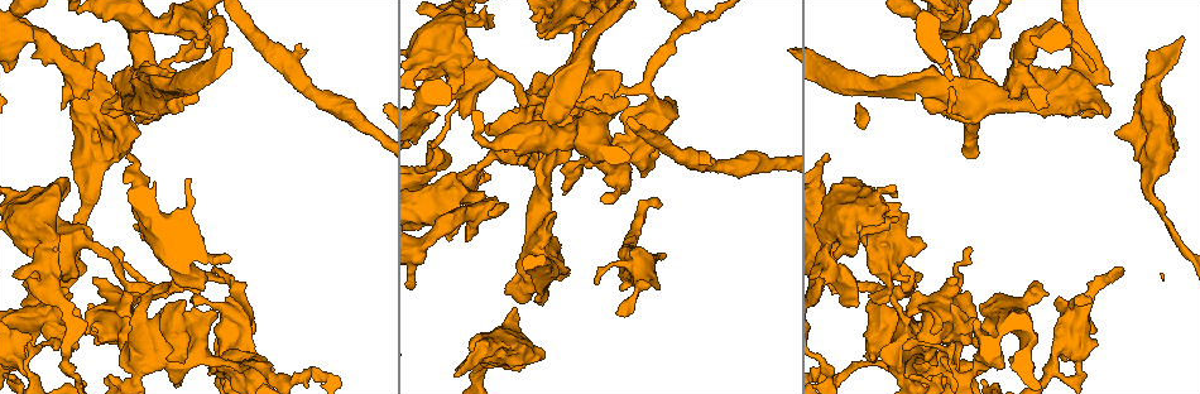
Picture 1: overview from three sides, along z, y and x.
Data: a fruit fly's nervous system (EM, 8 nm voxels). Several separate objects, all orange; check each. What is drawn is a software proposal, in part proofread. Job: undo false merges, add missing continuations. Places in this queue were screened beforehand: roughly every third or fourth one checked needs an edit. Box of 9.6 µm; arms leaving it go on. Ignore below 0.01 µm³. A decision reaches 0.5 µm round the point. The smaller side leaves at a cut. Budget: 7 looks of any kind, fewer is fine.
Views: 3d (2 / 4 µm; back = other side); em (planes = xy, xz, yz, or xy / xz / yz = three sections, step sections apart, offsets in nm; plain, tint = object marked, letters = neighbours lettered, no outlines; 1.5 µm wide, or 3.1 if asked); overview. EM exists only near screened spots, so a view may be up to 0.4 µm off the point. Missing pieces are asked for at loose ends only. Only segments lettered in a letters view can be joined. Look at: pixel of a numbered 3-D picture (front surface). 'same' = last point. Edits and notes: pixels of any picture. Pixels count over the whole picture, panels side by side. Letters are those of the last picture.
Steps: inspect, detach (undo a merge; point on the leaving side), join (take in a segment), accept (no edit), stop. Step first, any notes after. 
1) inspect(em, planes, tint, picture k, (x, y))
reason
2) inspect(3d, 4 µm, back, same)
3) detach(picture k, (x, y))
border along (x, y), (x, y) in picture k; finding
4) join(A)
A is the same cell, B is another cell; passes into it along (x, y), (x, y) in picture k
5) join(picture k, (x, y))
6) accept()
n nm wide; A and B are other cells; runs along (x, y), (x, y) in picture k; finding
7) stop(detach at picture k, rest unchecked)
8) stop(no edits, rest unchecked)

inspect(3d, 2 µm, picture 1, (451, 80))
abrupt turn

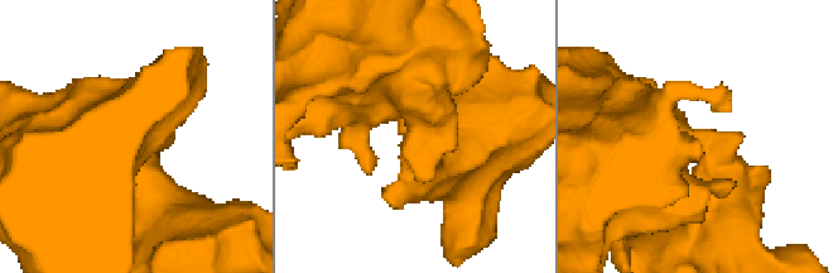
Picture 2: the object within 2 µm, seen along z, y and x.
inspect(em, xz, step 8, letters, picture 2, (419, 142))
arms of 500, 700 nm

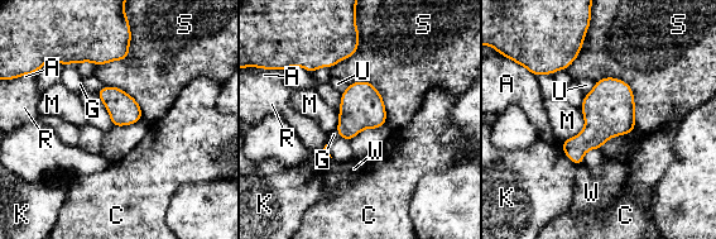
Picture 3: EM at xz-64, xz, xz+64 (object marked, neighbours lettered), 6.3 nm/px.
accept()
A, C, G, K, M, R, S, U and W are other cells; one neuron here

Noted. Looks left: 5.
inspect(3d, 4 µm, back, picture 1, (1024, 299))
sudden change in width

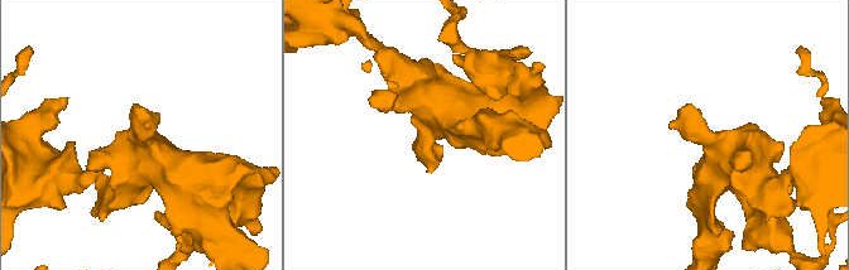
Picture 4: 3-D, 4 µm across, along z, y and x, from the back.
inspect(em, planes, letters, picture 4, (141, 133))

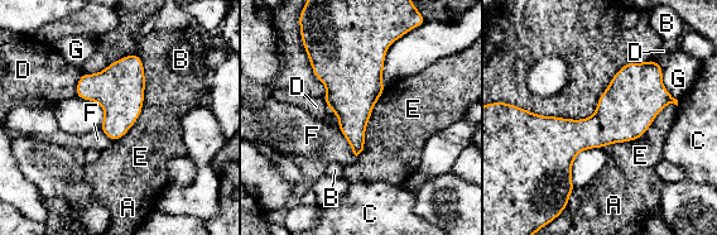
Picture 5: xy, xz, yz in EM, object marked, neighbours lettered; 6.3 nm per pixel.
accept()
E touches over 600 nm; A, B, C, D, E, F and G are other cells; all the same neuron

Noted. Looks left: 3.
inspect(3d, 4 µm, picture 1, (453, 376))
an open end

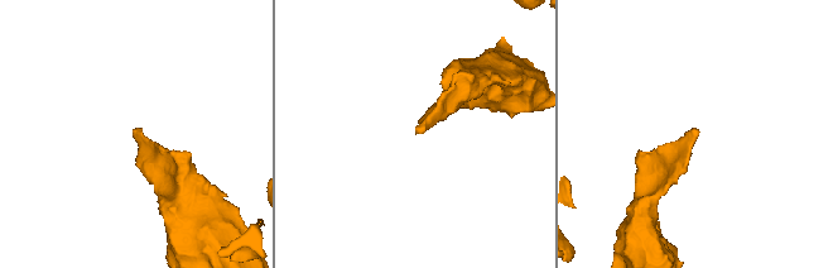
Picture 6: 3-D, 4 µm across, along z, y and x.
inspect(em, 3.1 µm, planes, tint, picture 6, (697, 130))

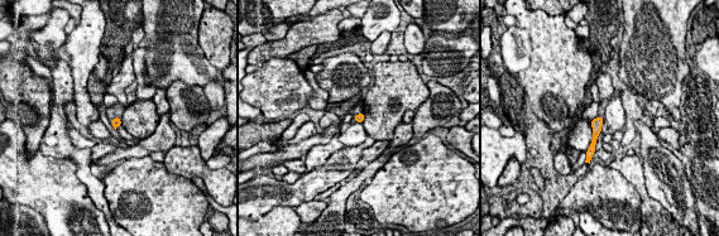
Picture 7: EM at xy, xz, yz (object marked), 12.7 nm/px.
inspect(em, 3.1 µm, planes, letters, same)
what lies round it

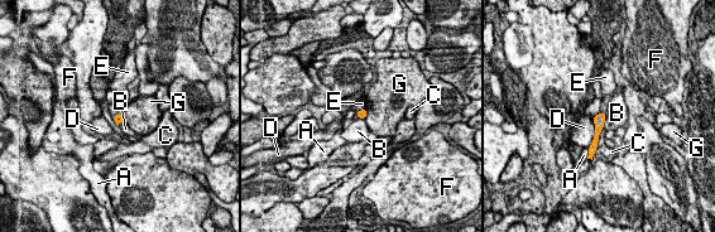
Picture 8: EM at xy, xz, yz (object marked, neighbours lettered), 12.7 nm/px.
accept()
A, B, C, D, E, F and G are other cells; runs along (603, 116), (591, 150) in picture 8; none of them fits

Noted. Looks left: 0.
stop(no edits, rest unchecked)

